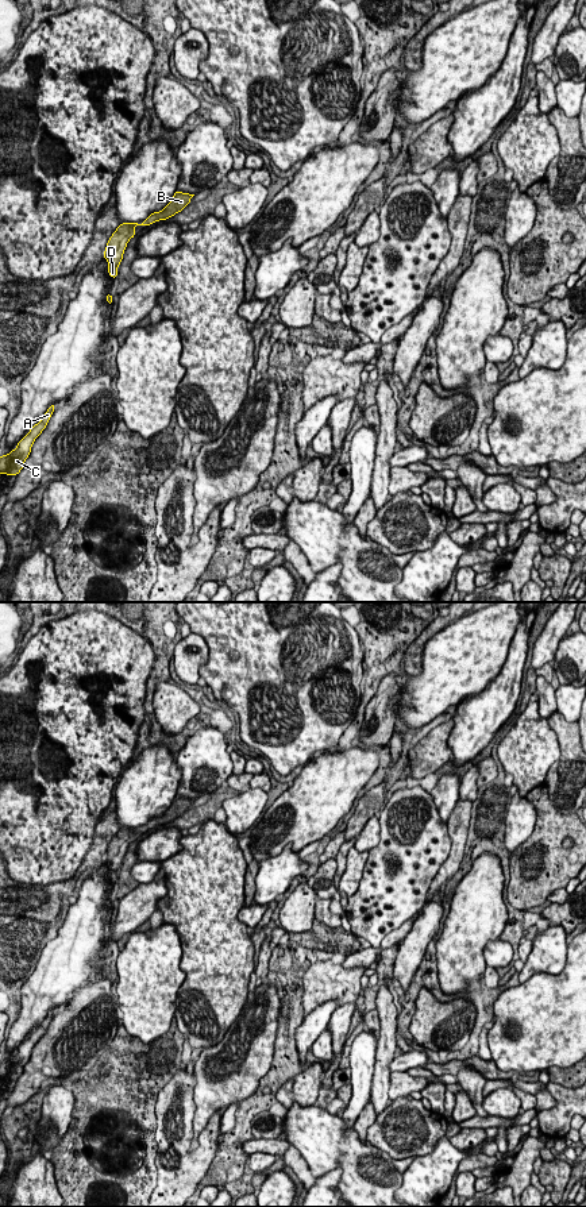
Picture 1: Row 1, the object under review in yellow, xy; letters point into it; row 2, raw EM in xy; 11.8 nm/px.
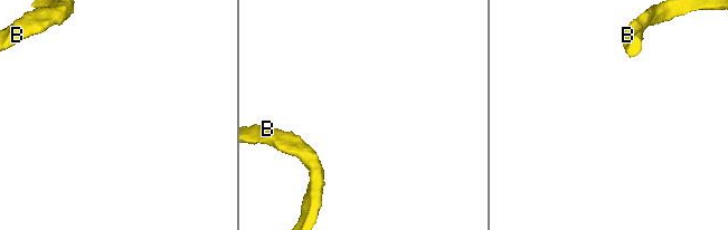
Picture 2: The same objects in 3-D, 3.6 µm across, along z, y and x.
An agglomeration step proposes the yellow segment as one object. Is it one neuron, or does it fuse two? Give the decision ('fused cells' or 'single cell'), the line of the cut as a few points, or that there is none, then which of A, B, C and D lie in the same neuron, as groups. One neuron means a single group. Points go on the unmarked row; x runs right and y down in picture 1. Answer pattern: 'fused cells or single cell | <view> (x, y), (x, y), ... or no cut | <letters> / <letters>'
single cell | no cut | A B C D

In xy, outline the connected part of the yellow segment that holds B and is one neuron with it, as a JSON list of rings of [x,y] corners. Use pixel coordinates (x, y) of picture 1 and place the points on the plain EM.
[[[176,795],[170,807],[161,817],[151,818],[144,826],[138,828],[122,828],[112,841],[108,844],[107,853],[103,857],[103,861],[108,865],[108,878],[115,884],[117,882],[117,871],[123,864],[123,857],[127,852],[127,848],[131,842],[135,841],[135,832],[143,830],[147,832],[158,825],[167,825],[176,818],[181,817],[186,810],[189,810],[190,803],[194,799],[182,798]]]

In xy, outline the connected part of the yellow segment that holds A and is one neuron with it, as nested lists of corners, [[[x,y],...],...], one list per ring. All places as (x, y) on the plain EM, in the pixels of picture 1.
[[[51,1009],[47,1017],[43,1019],[42,1025],[35,1029],[30,1037],[20,1044],[18,1052],[12,1054],[8,1060],[0,1061],[0,1079],[4,1076],[5,1080],[18,1080],[24,1071],[24,1065],[28,1063],[31,1057],[32,1048],[46,1033],[55,1010]]]

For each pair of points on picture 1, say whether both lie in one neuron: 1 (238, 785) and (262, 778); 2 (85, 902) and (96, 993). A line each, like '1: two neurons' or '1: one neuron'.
1: one neuron
2: two neurons

